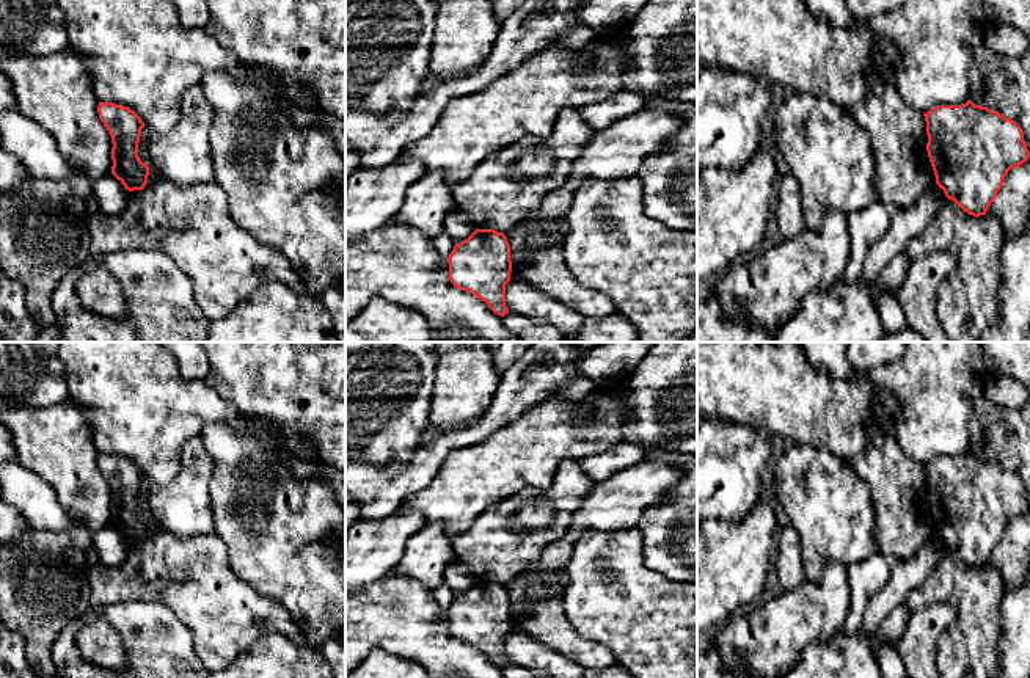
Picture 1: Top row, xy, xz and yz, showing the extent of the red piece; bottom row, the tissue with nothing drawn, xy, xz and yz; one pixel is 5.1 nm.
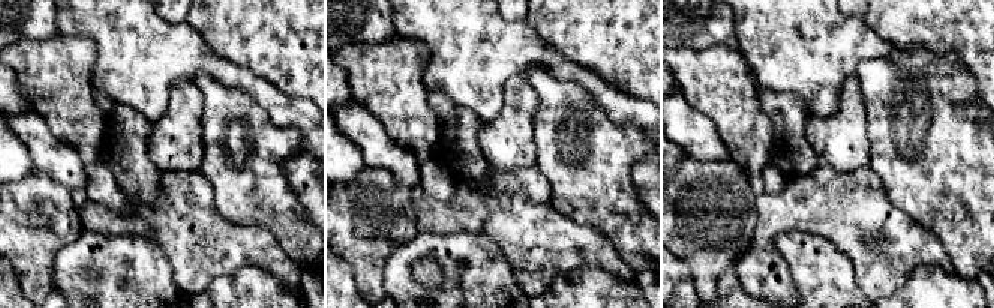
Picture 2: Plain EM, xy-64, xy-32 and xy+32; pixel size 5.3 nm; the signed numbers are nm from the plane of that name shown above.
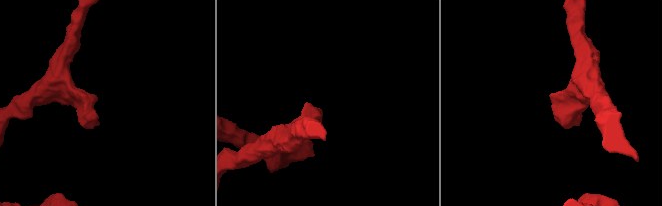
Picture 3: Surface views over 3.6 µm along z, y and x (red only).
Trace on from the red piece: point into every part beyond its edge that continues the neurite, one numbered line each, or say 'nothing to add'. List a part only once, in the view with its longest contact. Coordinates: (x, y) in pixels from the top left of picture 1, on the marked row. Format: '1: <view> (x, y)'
nothing to add

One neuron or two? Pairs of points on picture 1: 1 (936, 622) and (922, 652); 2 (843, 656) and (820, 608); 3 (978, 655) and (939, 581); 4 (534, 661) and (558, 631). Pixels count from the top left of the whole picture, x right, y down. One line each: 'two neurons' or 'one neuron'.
1: one neuron
2: two neurons
3: one neuron
4: two neurons

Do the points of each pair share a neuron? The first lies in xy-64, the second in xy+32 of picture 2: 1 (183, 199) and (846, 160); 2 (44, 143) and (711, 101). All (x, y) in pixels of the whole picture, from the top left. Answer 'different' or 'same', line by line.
1: different
2: different

